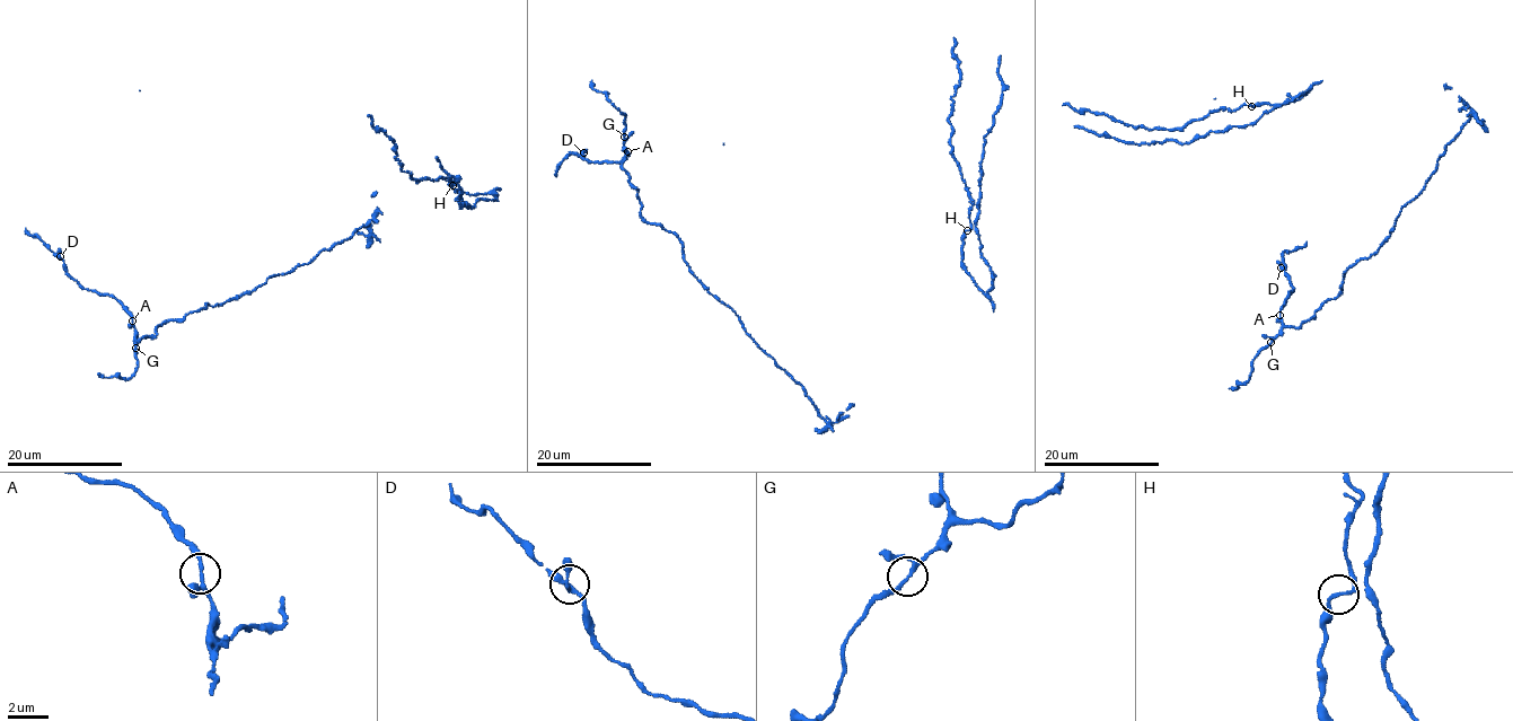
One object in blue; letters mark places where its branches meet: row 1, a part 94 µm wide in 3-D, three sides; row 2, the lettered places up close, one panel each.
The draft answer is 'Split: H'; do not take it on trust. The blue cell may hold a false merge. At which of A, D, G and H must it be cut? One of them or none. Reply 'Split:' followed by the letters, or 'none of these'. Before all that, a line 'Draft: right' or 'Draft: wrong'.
Draft: wrong
Split: none of these

